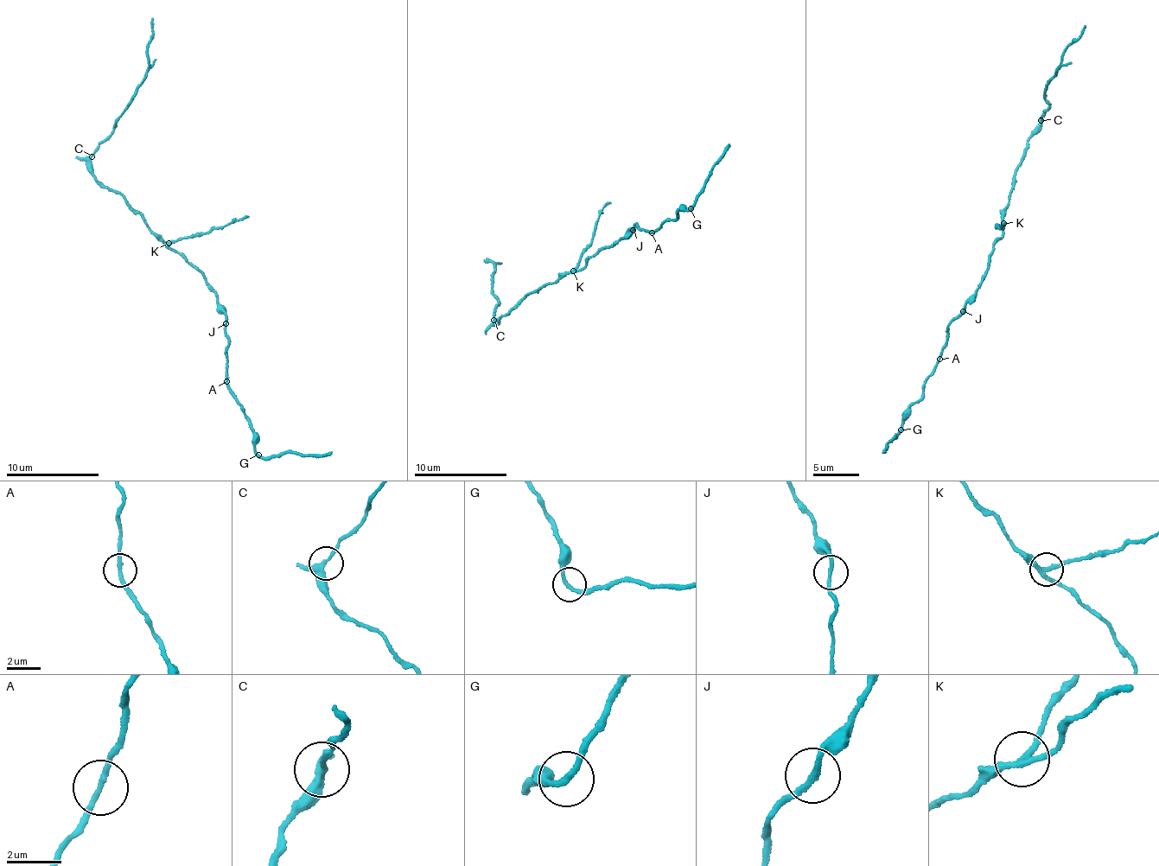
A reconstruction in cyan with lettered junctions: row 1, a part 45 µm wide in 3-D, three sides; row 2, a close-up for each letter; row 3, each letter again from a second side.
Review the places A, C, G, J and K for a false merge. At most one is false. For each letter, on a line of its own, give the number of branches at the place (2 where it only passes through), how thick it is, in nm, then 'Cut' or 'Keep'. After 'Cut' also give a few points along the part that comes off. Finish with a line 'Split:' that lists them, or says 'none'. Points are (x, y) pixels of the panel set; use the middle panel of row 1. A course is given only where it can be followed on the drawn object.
A: Branches: 2. Thickness 200 nm. Keep
C: Branches: 3. Thickness 240 nm. Keep
G: Branches: 2. Thickness 200 nm. Keep
J: Branches: 2. Thickness 200 nm. Keep
K: Branches: 3. Thickness 200 nm. Cut. Course of the part to remove: (574, 270), (592, 244), (599, 213), (610, 202)
Split: K

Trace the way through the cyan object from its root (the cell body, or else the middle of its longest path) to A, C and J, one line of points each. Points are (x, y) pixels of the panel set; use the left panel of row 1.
A: (181, 254), (184, 260), (203, 274), (206, 284), (213, 292), (225, 316), (228, 341), (225, 367), (227, 381)
C: (181, 254), (147, 226), (144, 217), (125, 199), (98, 181), (91, 164), (92, 156)
J: (181, 254), (184, 260), (203, 274), (226, 323)

